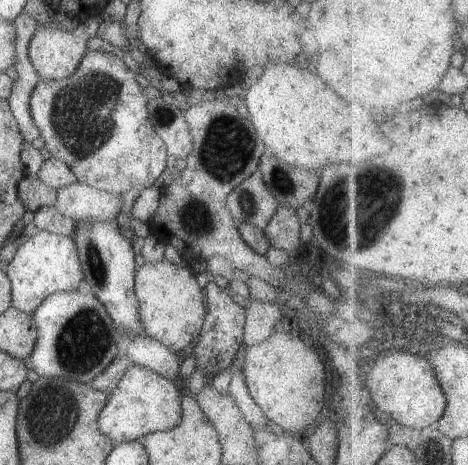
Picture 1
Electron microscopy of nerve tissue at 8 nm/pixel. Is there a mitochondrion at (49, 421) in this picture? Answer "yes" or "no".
yes

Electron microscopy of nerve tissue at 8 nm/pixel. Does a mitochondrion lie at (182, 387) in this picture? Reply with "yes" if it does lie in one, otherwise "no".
no

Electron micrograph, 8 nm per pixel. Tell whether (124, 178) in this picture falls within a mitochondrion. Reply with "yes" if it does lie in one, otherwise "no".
no

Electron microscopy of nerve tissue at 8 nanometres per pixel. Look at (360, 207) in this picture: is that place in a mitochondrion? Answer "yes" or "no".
yes

